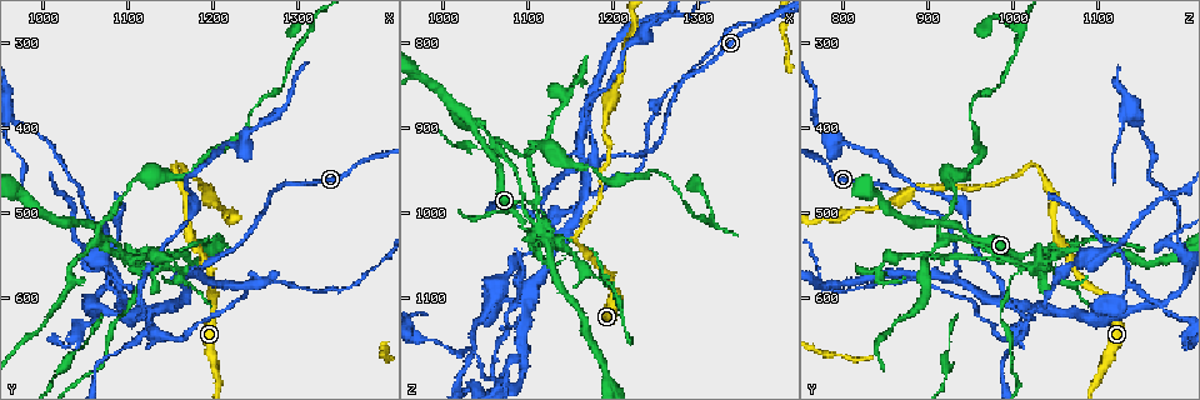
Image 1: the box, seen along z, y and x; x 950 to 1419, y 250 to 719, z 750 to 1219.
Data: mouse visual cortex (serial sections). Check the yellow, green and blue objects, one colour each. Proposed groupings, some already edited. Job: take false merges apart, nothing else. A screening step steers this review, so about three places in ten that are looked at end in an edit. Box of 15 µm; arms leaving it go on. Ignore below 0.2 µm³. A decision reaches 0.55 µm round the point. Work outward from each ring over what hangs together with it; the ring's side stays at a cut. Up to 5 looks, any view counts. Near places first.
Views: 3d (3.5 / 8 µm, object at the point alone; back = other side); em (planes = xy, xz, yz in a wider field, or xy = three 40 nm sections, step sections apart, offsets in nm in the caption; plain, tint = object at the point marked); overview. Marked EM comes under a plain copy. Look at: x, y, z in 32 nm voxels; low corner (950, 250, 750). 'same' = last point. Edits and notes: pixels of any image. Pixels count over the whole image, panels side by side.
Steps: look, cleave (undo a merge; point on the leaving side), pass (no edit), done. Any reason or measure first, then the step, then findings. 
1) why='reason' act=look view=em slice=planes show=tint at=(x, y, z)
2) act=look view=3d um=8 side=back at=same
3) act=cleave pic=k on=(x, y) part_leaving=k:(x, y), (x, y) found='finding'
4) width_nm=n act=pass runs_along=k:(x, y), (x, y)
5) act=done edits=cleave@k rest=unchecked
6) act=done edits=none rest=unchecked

why='sudden change in width' act=look view=3d um=3.5 at=(1165, 580, 935)

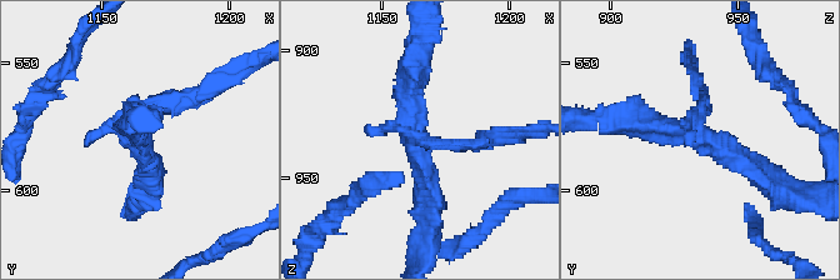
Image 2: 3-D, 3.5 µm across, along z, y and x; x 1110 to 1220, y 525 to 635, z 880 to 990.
why='need the tissue' act=look view=em slice=xy step=5 show=tint at=(1163, 576, 933)

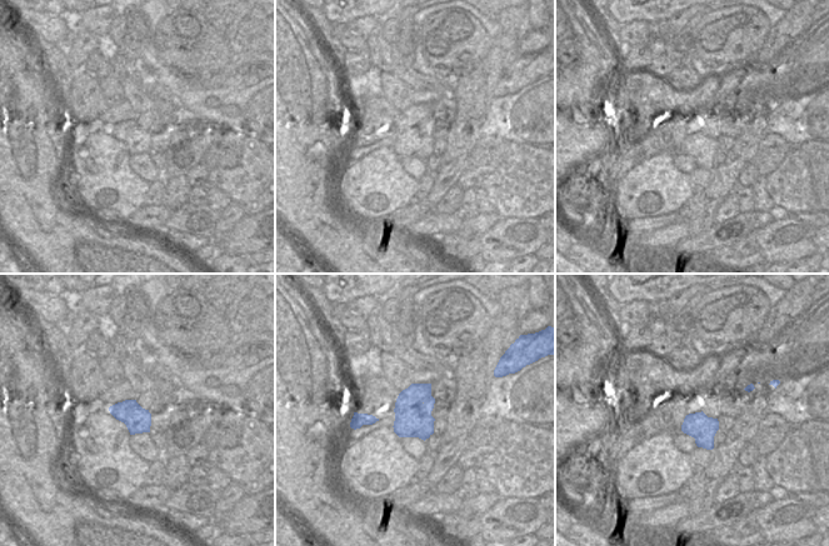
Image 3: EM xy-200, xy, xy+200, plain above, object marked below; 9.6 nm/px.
act=cleave pic=2 on=(640, 115) part_leaving=2:(698, 134), (788, 191) found='two cells meet here'

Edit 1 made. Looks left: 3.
why='arms run side by side' act=look view=3d um=3.5 at=(1095, 555, 1010)

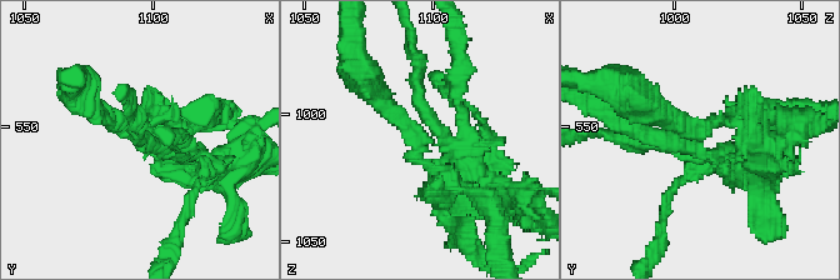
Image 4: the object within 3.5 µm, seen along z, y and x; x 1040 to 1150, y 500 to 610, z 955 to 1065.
act=look view=em slice=xy step=1 show=tint at=(1092, 551, 1008)

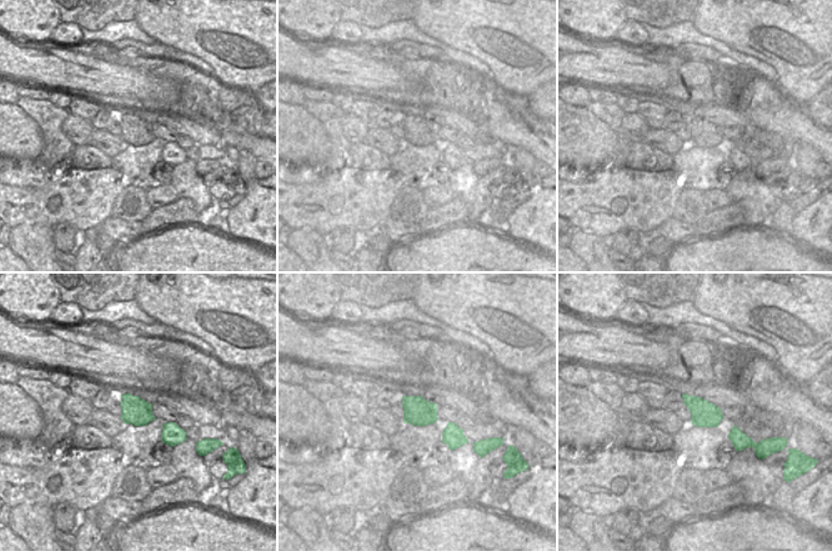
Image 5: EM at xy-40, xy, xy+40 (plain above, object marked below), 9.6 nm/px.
arms=4 arm_widths_nm=150,200,200,300 act=cleave pic=4 on=(515, 213) part_leaving=4:(426, 125), (411, 33) found='two cells meet here'

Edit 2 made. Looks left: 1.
act=done edits=cleave@2,cleave@4 rest=unchecked

